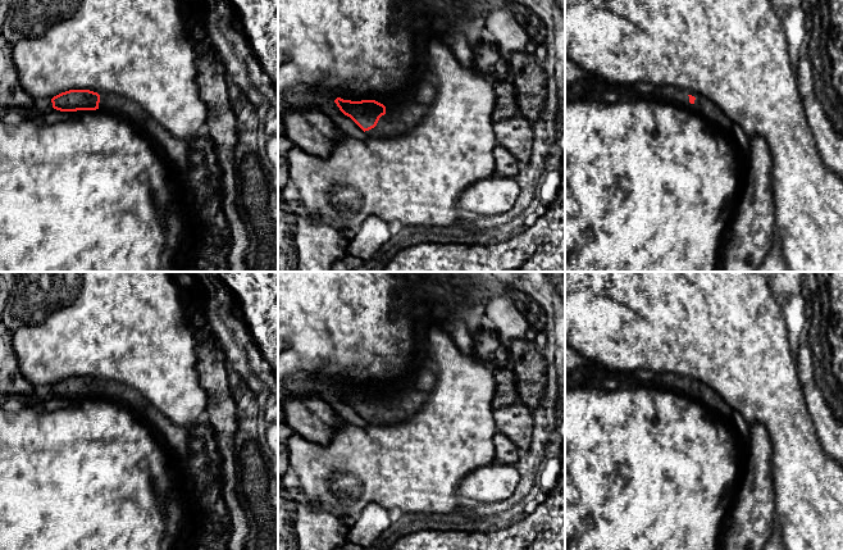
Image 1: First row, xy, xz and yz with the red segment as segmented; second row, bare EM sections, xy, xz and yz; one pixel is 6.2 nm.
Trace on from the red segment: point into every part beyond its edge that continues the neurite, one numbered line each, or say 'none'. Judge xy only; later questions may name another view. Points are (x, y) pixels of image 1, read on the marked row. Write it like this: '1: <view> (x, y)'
1: xy (128, 110)

